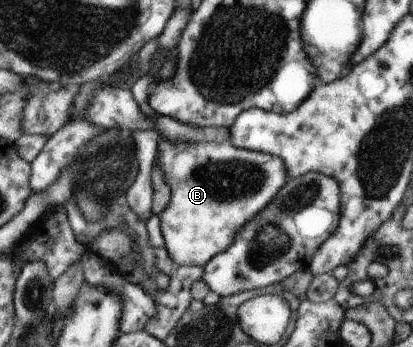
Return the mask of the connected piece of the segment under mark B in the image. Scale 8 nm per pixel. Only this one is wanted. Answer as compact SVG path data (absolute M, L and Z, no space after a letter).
M157 140L157 166L161 170L163 187L166 190L165 205L161 212L160 229L164 248L169 259L179 266L203 267L205 262L229 248L233 236L245 222L249 222L255 214L259 214L269 200L277 194L277 190L285 184L287 174L281 158L233 148L230 142L193 142L193 144L173 144L169 140Z

